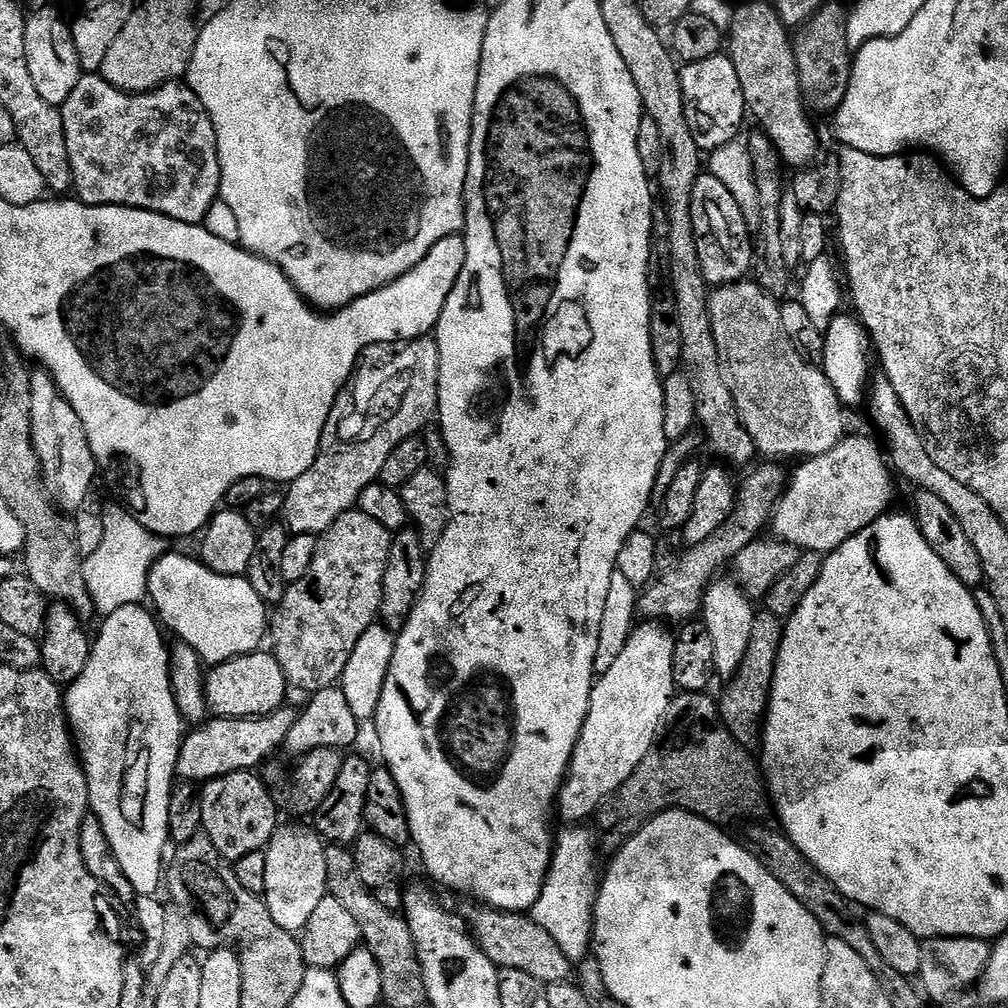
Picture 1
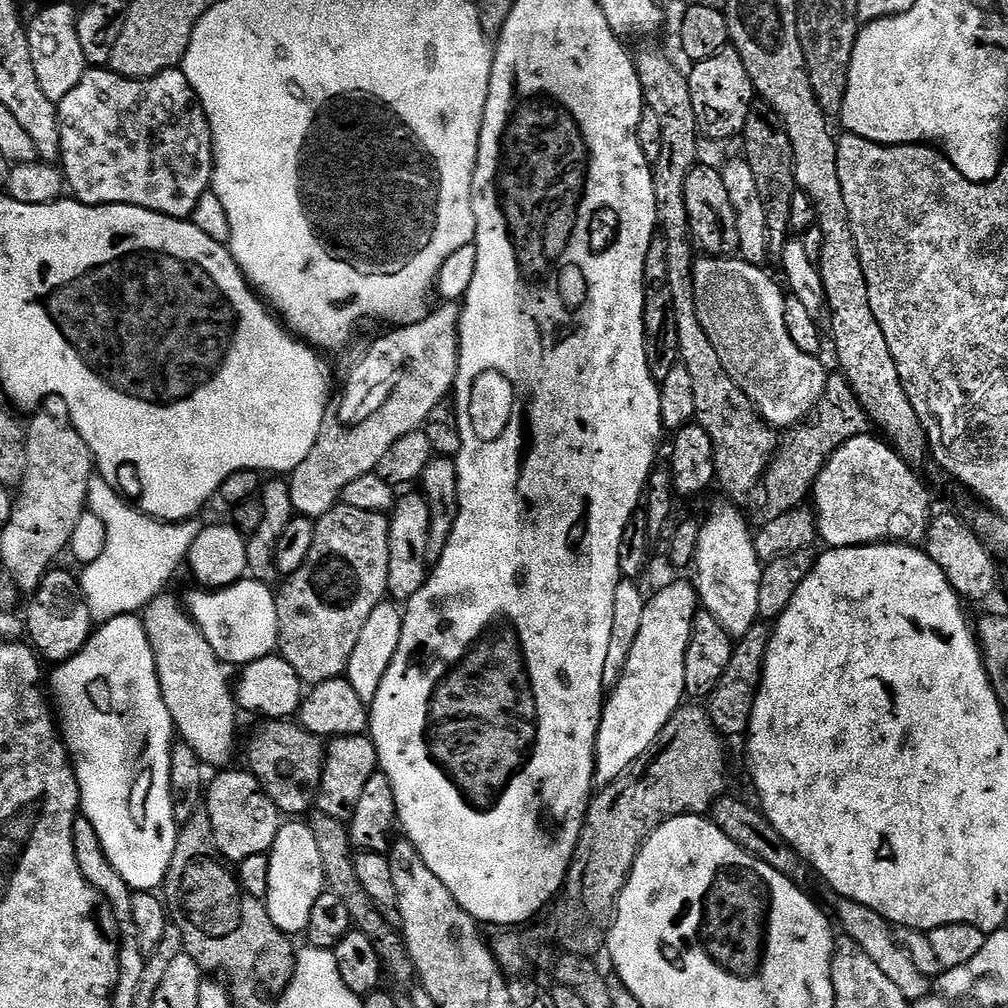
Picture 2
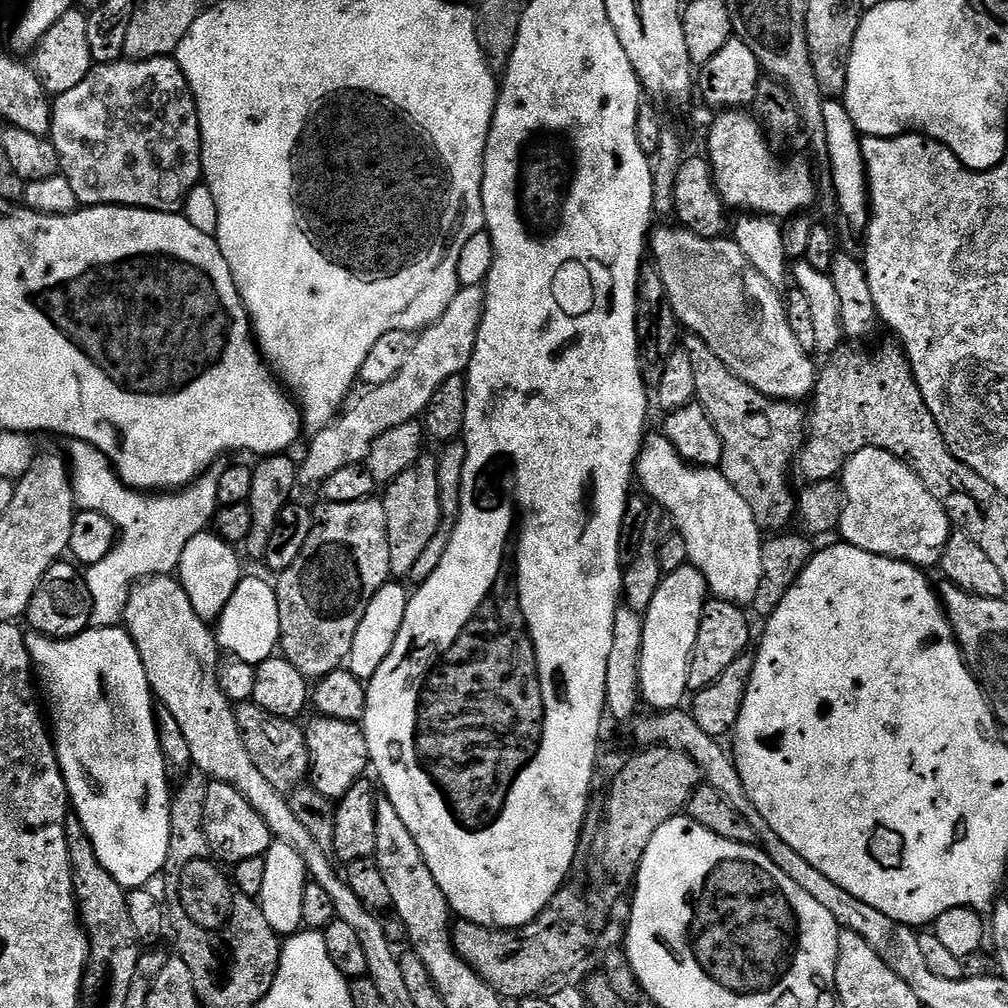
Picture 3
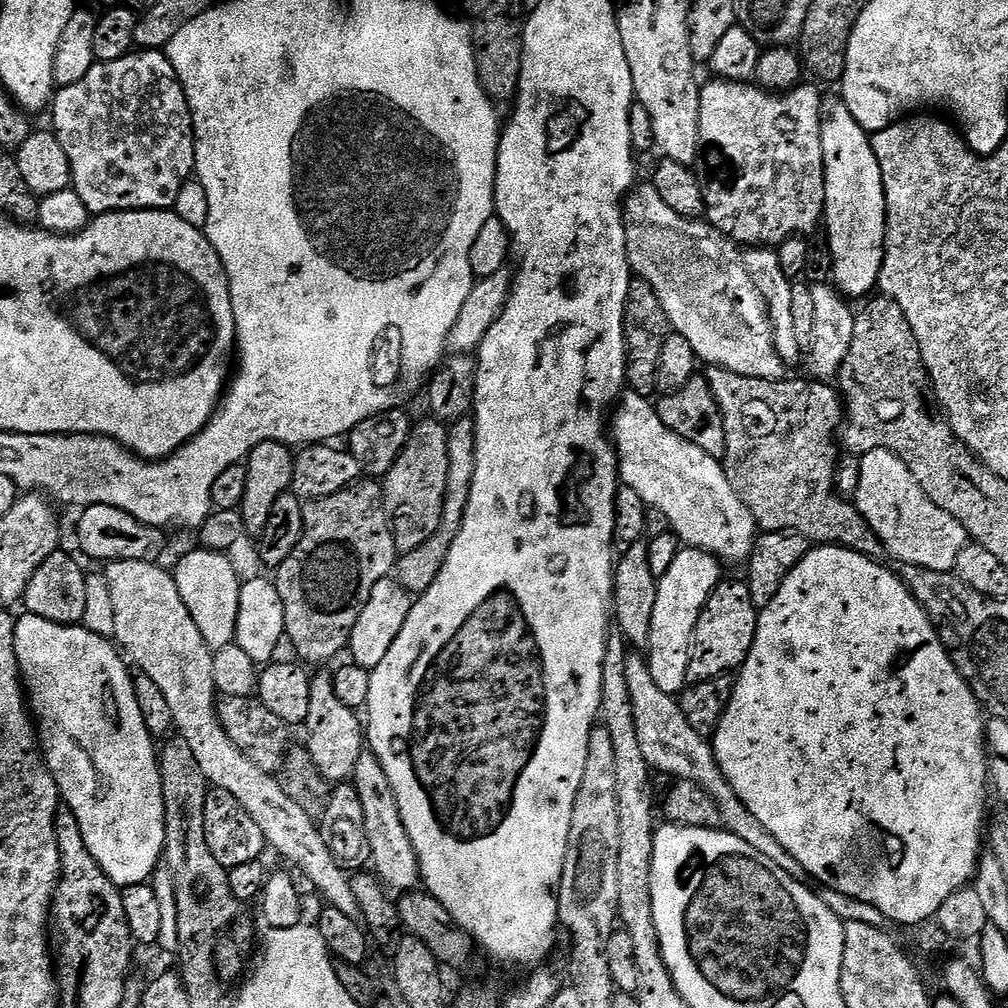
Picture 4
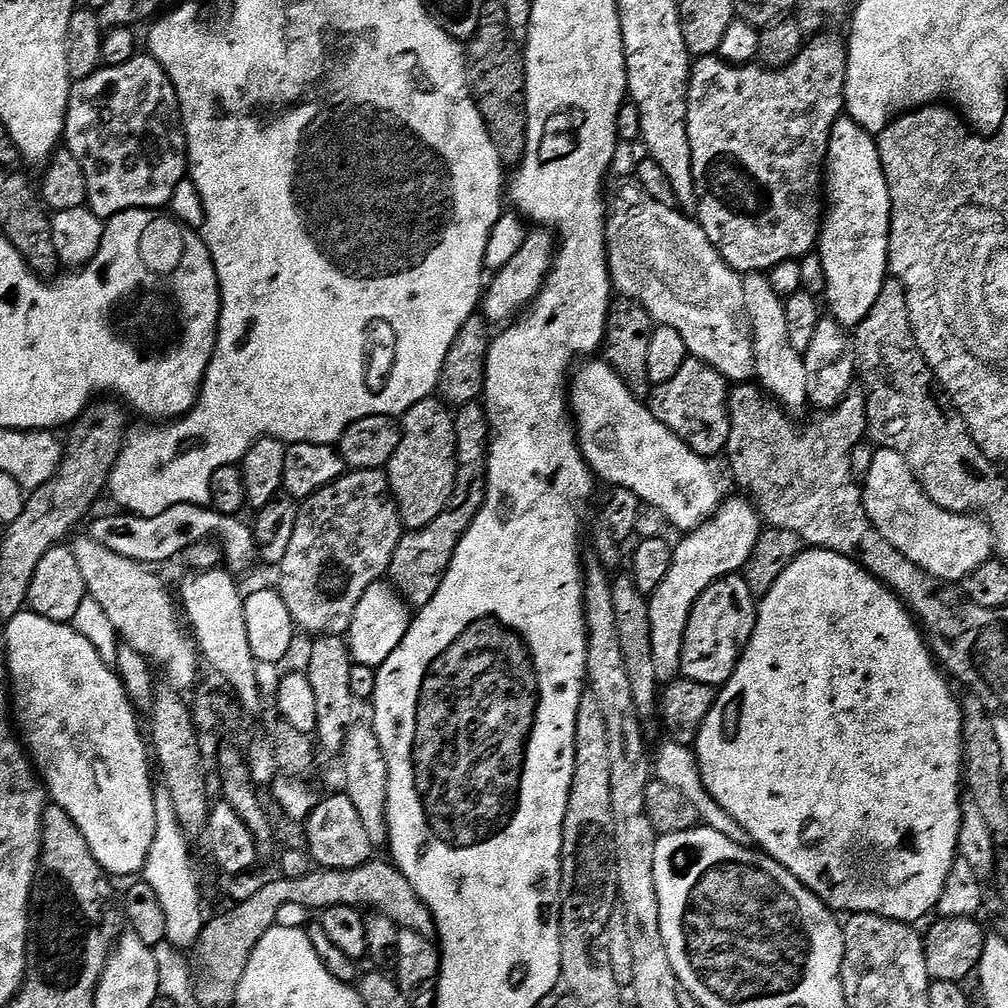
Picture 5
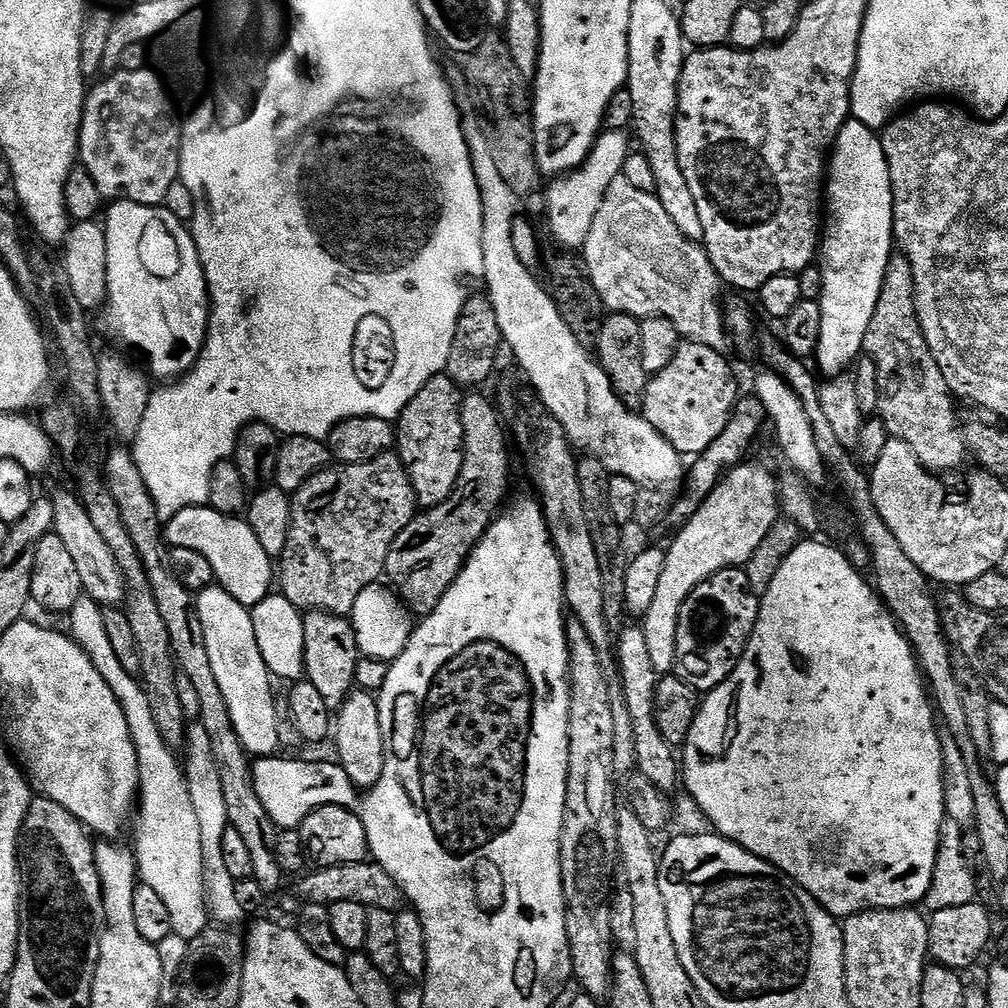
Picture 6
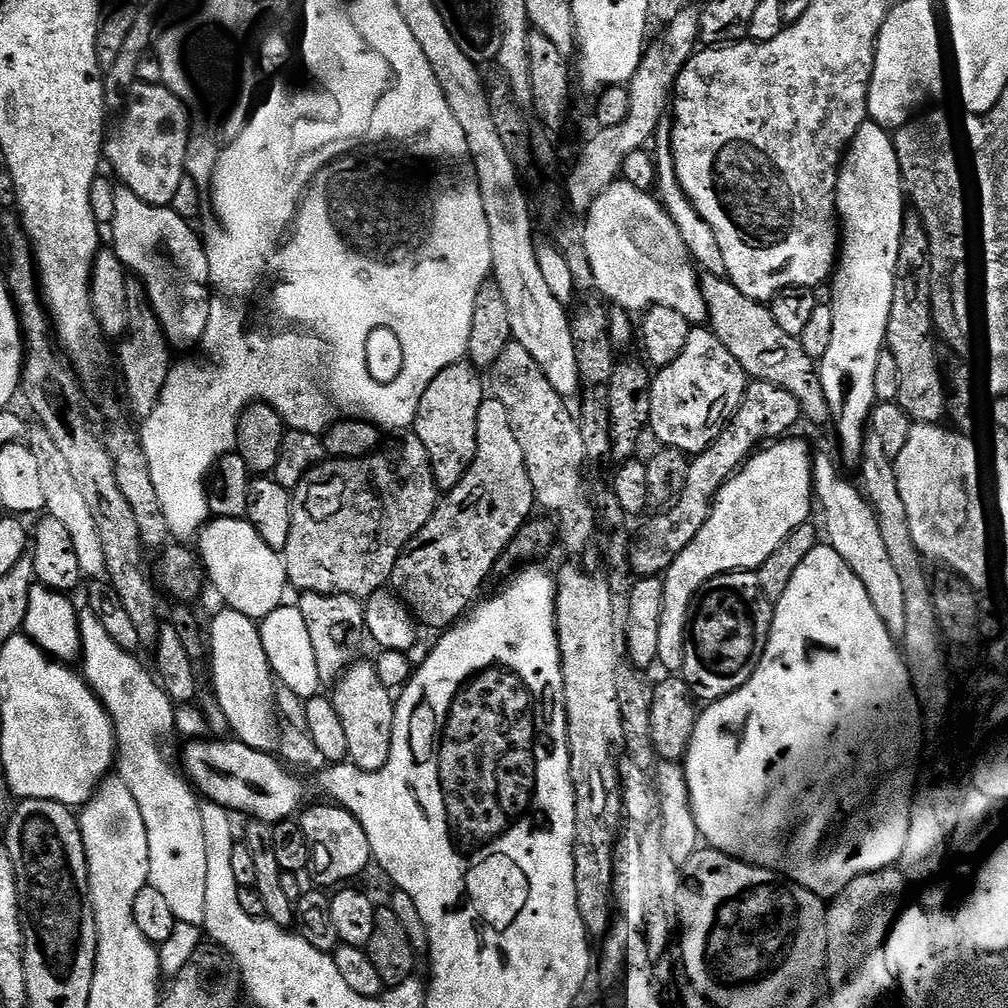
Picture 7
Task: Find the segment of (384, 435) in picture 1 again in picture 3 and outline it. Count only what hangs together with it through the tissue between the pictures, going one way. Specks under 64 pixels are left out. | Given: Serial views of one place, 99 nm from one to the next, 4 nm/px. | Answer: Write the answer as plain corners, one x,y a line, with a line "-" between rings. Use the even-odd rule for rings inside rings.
479,284
463,286
456,297
446,306
446,314
438,318
430,327
415,337
415,349
412,360
404,363
404,372
400,372
392,384
380,388
380,392
372,392
368,400
355,401
353,408
345,407
340,415
326,427
319,429
308,448
308,453
298,464
298,480
301,485
323,485
324,479
334,470
342,470
344,466
364,464
370,454
370,446
386,430
394,430
394,426
402,426
402,422
410,422
423,417
428,408
430,398
438,391
438,386
446,382
446,378
467,373
468,363
478,342
478,329
484,313
484,290

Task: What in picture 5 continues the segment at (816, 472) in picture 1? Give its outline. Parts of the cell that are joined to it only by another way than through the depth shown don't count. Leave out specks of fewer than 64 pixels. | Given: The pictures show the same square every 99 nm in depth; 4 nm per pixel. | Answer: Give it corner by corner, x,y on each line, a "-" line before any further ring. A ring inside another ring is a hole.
880,448
873,459
873,466
867,477
862,480
864,489
864,505
866,514
874,522
874,526
887,538
895,548
910,562
914,562
922,570
934,574
943,580
963,582
967,576
978,566
982,566
988,560
993,559
996,548
996,537
992,534
992,528
979,515
948,512
945,508
938,507
926,495
916,476
910,470
910,466
904,461
904,456
889,448

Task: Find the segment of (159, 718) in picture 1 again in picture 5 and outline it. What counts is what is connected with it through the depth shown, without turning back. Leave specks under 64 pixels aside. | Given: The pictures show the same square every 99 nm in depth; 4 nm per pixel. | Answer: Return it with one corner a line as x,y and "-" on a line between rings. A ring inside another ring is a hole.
31,610
19,612
16,616
11,617
7,624
6,647
8,650
8,679
10,681
10,712
14,717
19,739
22,741
51,803
66,810
66,814
70,814
70,818
74,818
78,830
82,830
82,838
86,838
88,848
101,869
105,868
106,871
113,872
116,876
132,876
135,872
136,875
143,873
144,863
150,854
150,846
154,842
154,830
156,829
156,792
154,787
152,788
152,772
148,769
150,748
146,743
145,733
142,731
141,721
140,724
136,721
138,713
133,708
132,701
129,700
122,682
116,677
113,665
107,664
98,654
98,650
94,650
94,646
90,646
90,642
86,642
86,638
82,638
82,634
78,634
75,628
58,622
50,622
50,618
42,618
37,612

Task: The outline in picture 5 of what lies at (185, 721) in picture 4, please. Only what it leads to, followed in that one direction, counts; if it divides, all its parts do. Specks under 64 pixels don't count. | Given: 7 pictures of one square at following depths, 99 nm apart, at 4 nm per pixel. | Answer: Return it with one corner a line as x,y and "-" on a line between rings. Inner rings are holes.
84,534
77,544
71,545
74,558
78,558
78,570
82,570
82,578
88,587
88,596
106,610
106,618
114,625
114,630
123,643
134,646
138,654
148,657
153,665
164,664
164,672
167,683
171,684
177,690
195,689
198,684
196,675
200,672
202,666
202,656
198,651
198,645
190,635
185,621
182,619
182,612
179,607
172,605
172,596
168,593
168,588
155,576
151,567
145,566
138,561
132,561
130,558
124,558
120,554
108,550
106,546
99,545
92,540
90,535

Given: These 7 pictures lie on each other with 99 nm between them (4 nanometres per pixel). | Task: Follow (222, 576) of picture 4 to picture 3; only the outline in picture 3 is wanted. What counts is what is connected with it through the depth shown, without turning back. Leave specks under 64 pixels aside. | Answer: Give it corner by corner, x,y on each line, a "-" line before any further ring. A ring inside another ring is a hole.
202,531
186,544
182,552
182,561
177,568
177,575
195,613
204,621
213,623
218,620
222,610
233,597
234,590
244,577
244,564
240,562
239,551
221,539
214,532

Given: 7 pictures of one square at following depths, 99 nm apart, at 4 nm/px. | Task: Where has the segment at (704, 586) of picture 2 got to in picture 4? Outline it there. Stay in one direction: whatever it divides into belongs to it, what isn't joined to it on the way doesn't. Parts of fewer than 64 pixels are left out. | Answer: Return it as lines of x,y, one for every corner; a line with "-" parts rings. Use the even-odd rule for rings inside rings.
631,390
625,391
618,401
610,424
610,439
616,449
623,487
642,494
645,504
655,511
657,508
668,519
667,527
681,545
709,552
725,565
747,561
758,529
742,498
734,494
734,486
730,486
717,457
674,434
658,418
656,404

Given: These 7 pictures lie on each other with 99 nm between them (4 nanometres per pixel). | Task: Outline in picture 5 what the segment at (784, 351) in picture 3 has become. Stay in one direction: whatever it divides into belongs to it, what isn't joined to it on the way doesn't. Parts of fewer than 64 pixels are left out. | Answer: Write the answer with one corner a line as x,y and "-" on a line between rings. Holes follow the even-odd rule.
635,182
622,185
613,196
611,193
606,204
606,219
608,221
608,229
606,230
606,238
608,239
608,273
612,275
613,289
620,296
629,296
631,300
636,300
642,306
646,306
646,310
652,315
652,319
657,325
665,324
674,330
678,330
678,334
682,334
682,342
686,342
689,357
714,366
714,370
721,372
725,380
729,382
751,381
756,375
756,354
754,352
754,342
752,341
752,327
746,314
746,293
742,290
744,278
741,273
735,272
721,258
718,250
710,242
710,238
706,238
706,234
700,229
699,223
695,219
685,216
683,212
673,206
662,206
662,202
650,198
650,194
646,194
644,189

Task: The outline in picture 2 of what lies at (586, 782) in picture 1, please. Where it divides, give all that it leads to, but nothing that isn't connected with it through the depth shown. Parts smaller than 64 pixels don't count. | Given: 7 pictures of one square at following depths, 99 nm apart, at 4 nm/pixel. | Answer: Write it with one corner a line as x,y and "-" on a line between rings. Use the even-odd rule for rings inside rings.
691,583
668,584
657,590
653,596
647,597
642,626
638,630
638,638
634,638
634,646
630,650
630,658
626,658
624,672
616,687
611,689
605,699
604,712
600,715
600,729
596,735
596,779
597,785
603,786
618,779
638,758
652,751
652,744
662,734
666,722
685,703
686,693
686,646
690,642
692,623
698,611
696,589

